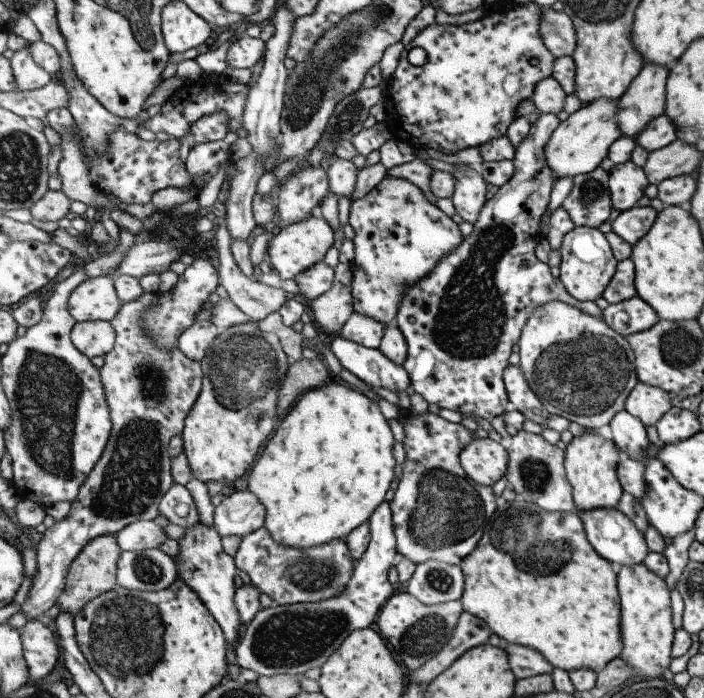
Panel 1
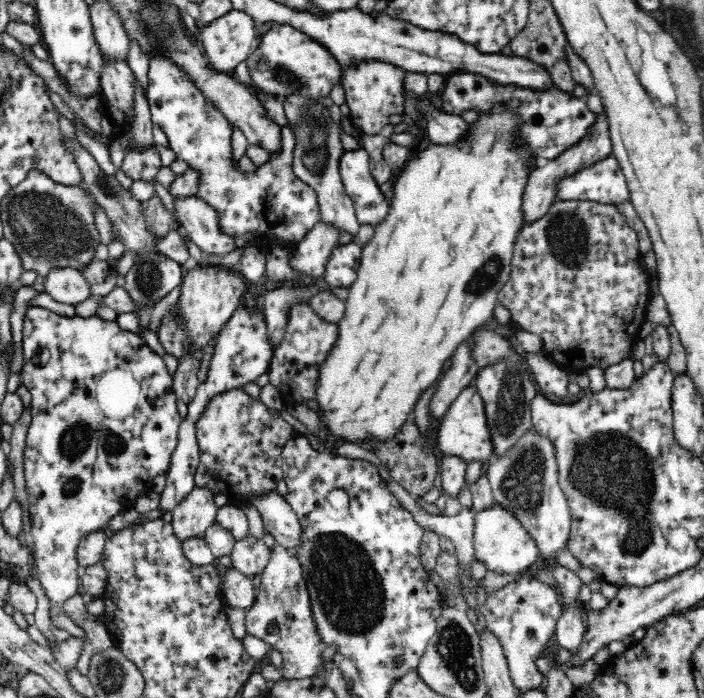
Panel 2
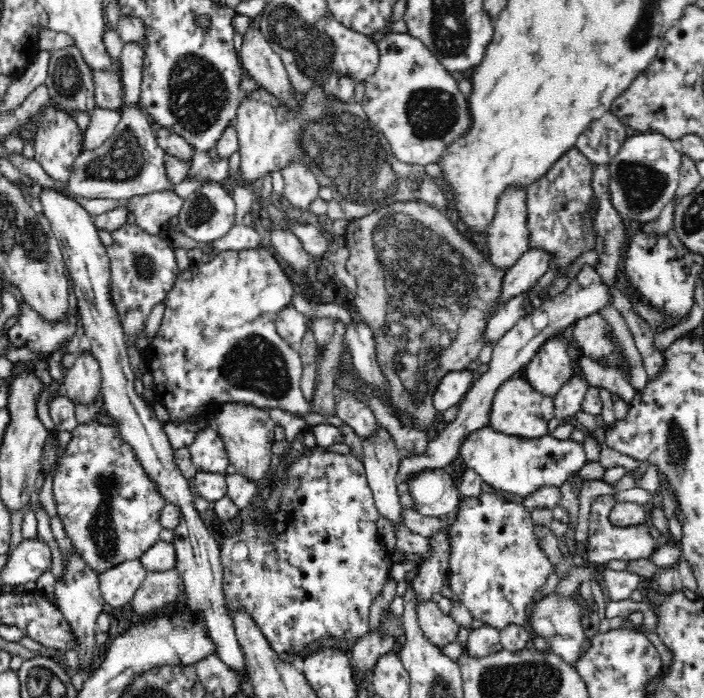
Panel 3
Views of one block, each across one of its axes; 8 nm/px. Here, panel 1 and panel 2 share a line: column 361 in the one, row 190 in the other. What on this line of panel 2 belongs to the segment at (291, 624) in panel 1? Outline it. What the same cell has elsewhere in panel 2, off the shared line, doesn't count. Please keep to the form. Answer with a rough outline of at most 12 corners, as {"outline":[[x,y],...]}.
{"outline":[[612,152],[564,178],[557,199],[631,201]]}

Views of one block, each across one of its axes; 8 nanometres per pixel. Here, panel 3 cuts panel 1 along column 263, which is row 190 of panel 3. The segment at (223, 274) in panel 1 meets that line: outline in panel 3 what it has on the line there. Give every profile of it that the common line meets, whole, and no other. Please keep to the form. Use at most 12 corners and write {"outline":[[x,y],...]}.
{"outline":[[303,164],[282,168],[284,197],[308,210],[320,184]]}

